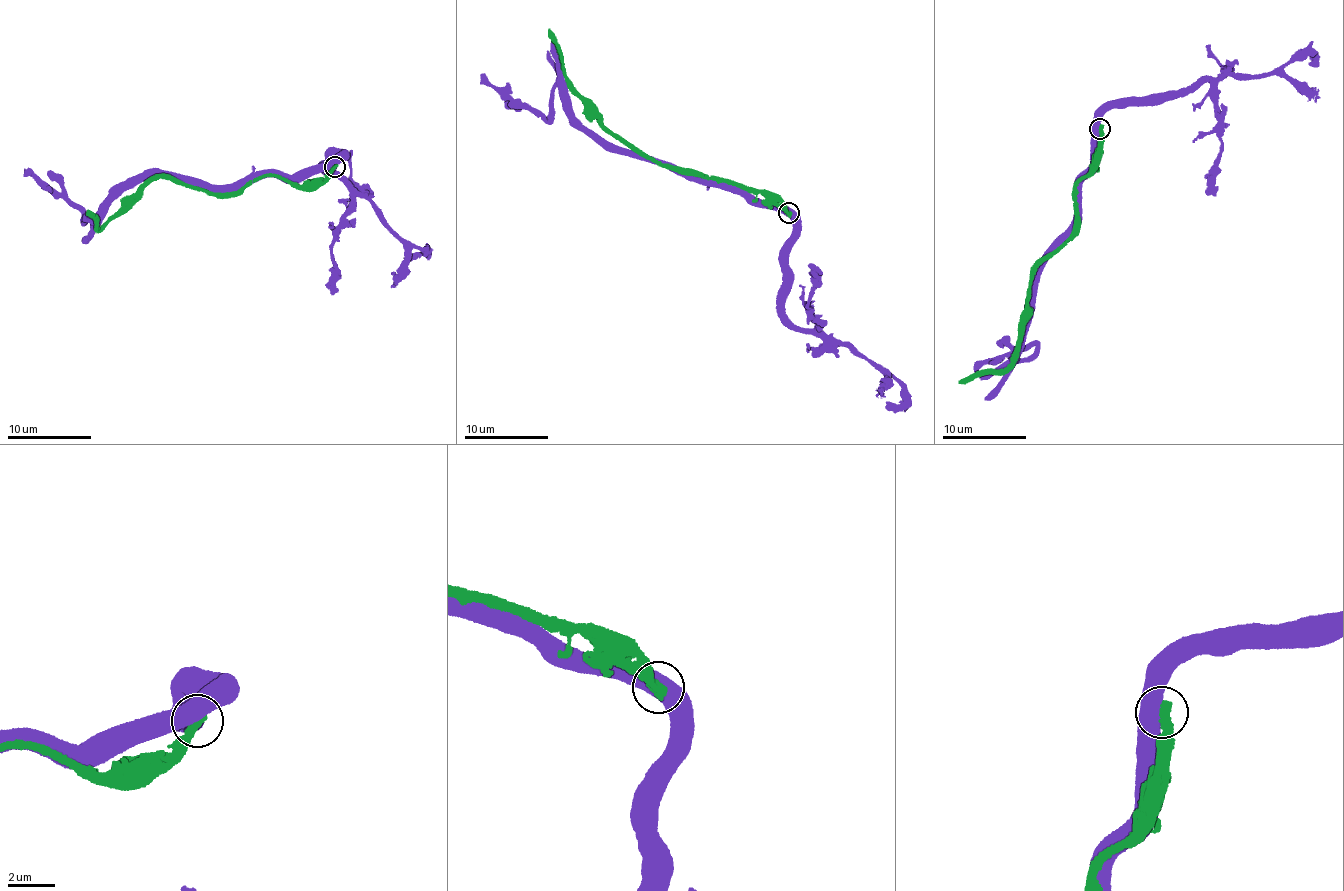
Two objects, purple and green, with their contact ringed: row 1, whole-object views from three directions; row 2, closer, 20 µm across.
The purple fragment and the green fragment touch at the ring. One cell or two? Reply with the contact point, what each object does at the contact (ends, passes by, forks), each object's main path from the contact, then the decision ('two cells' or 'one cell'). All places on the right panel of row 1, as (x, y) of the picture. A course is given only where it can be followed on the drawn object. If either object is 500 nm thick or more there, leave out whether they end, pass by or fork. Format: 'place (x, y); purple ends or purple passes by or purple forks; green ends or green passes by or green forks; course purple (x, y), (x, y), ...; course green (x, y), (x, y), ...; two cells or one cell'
place (1100, 128); course purple (1100, 128), (1074, 218), (1042, 270), (1024, 346), (1014, 360), (1022, 361), (1034, 351), (1034, 345), (976, 372); course green (1100, 128), (1100, 148), (1074, 190), (1068, 243), (1038, 265), (1030, 286), (1017, 355), (958, 383); two cells

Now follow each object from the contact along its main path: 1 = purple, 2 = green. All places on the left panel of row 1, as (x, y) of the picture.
1: (333, 166), (291, 175), (248, 175), (221, 185), (147, 176), (101, 217), (86, 223), (80, 210), (23, 175)
2: (333, 166), (301, 185), (261, 175), (229, 194), (162, 177), (106, 225), (97, 228), (98, 215), (88, 212)

